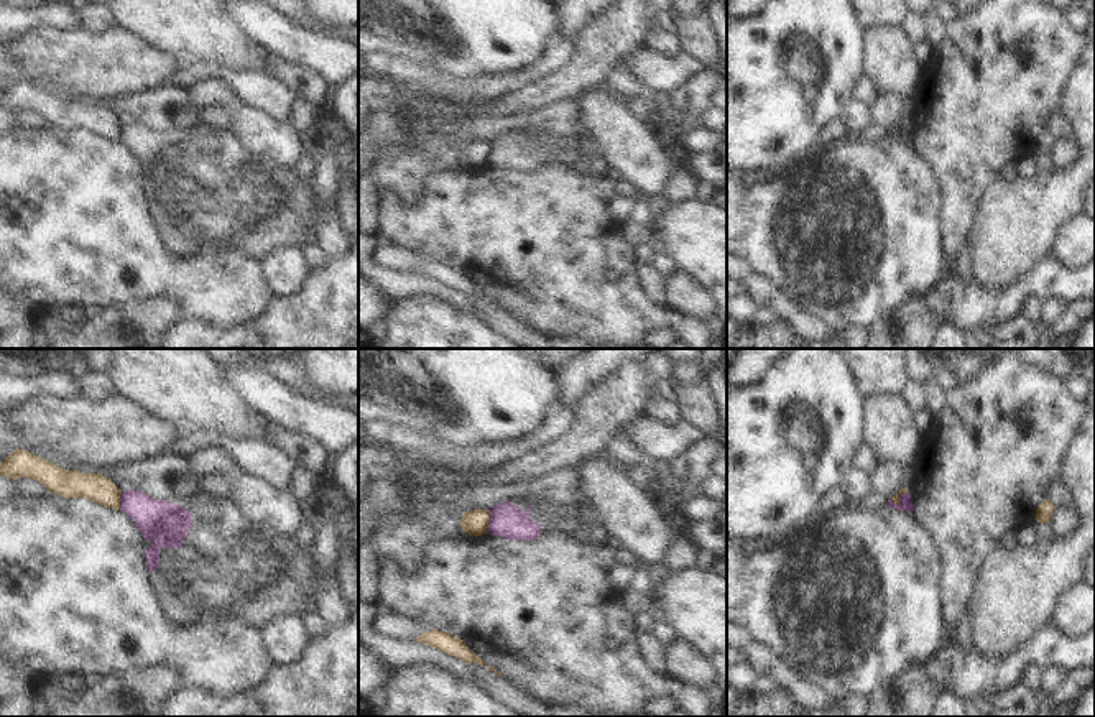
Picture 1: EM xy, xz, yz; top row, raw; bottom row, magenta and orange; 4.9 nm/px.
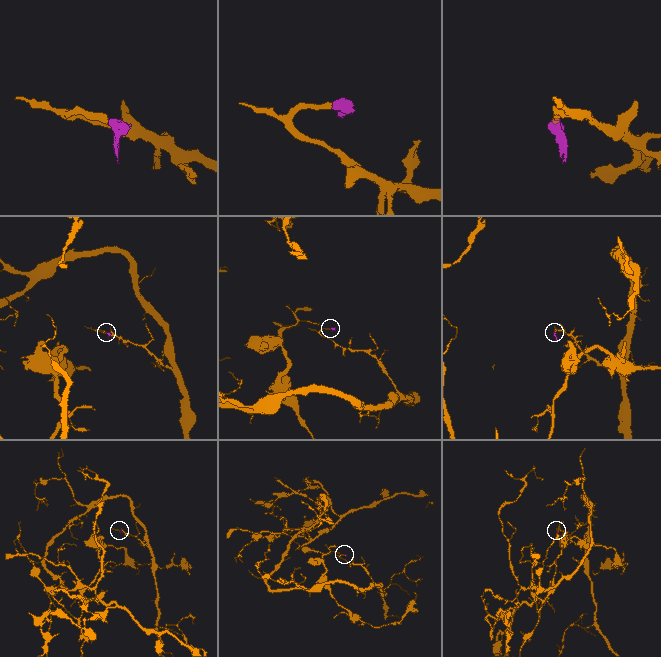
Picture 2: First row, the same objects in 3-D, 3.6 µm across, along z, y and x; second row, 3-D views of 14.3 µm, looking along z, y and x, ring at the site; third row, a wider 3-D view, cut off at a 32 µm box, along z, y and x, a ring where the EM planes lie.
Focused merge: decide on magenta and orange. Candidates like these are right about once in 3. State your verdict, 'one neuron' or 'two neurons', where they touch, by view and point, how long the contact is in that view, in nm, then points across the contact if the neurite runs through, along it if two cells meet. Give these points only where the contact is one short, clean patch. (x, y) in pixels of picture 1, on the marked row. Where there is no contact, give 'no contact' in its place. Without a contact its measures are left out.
two neurons; contact xz (489, 522); length 110 nm; border xz (489, 510), (489, 527), (485, 531)

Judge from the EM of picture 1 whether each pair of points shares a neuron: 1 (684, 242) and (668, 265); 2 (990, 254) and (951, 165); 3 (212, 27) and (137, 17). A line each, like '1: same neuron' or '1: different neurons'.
1: different neurons
2: different neurons
3: same neuron

